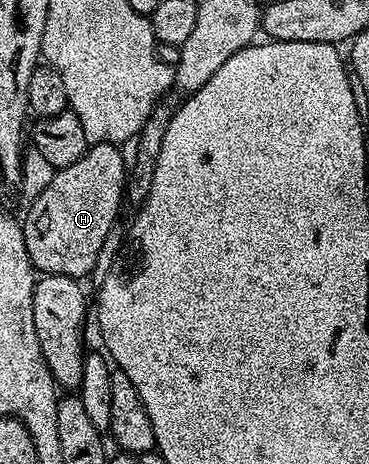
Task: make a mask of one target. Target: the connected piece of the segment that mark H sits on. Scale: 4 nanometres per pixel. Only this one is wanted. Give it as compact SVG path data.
M114 142L88 145L77 164L54 171L39 195L30 199L27 219L22 219L21 225L25 248L36 271L83 280L98 264L99 253L115 226L119 205L125 202L129 166L123 163L119 150L122 149Z

